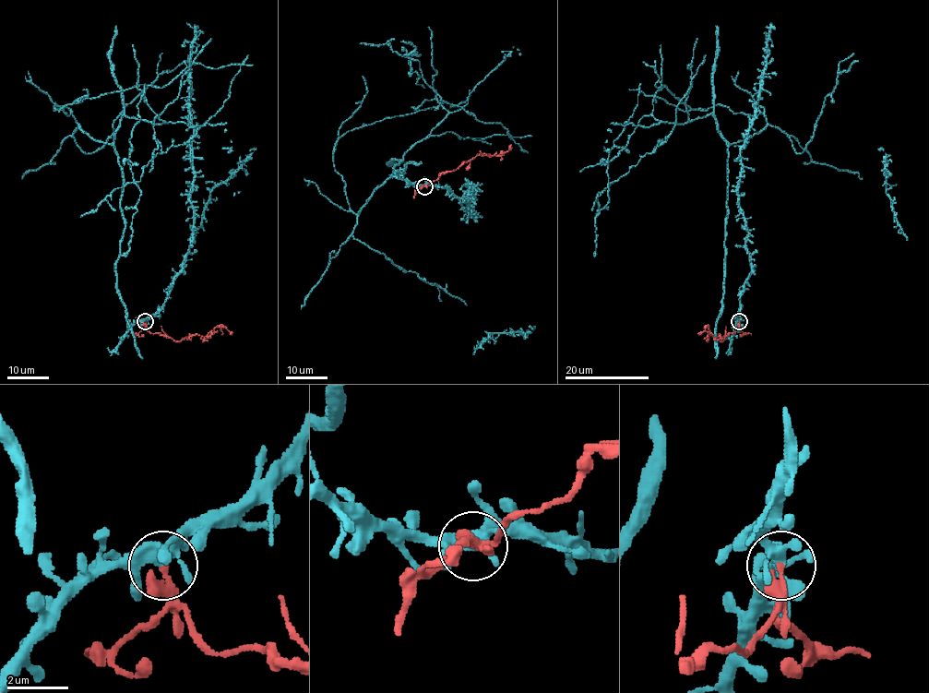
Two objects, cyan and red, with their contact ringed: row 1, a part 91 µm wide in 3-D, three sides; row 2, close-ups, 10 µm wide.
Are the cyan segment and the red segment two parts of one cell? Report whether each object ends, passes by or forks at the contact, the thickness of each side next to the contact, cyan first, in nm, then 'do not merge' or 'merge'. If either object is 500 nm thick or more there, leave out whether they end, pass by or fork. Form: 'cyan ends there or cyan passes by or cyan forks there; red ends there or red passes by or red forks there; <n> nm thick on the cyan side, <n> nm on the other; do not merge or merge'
cyan forks there; red ends there; 360 nm thick on the cyan side, 300 nm on the other; do not merge

